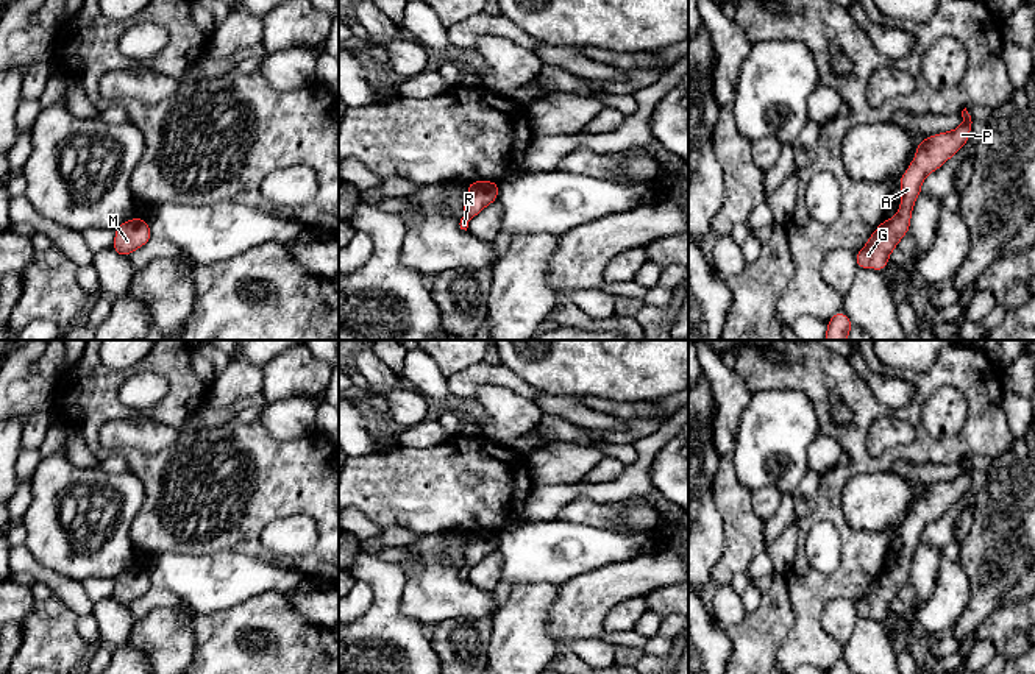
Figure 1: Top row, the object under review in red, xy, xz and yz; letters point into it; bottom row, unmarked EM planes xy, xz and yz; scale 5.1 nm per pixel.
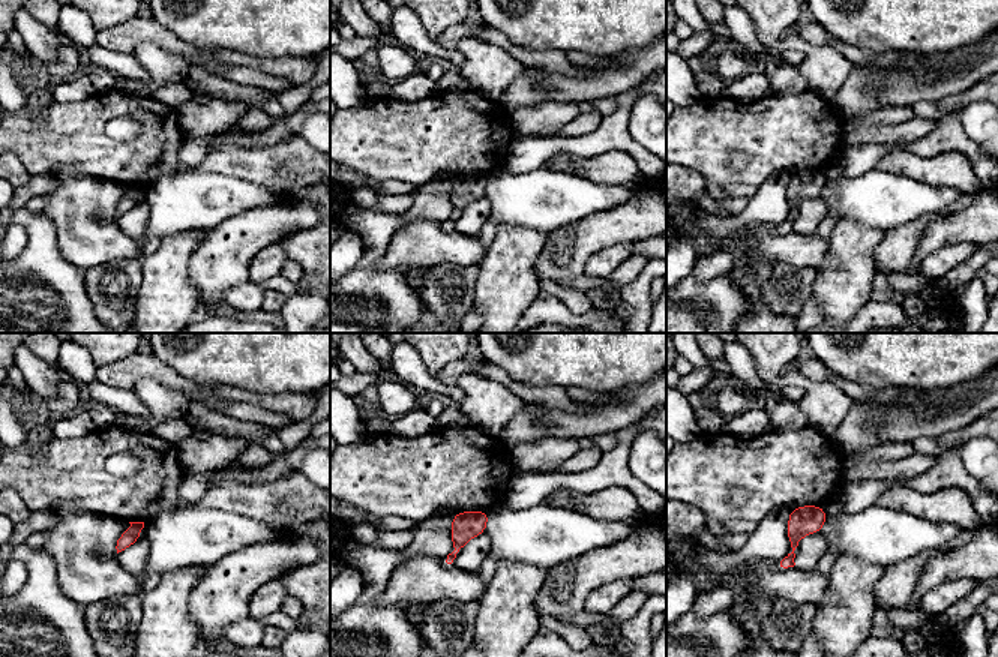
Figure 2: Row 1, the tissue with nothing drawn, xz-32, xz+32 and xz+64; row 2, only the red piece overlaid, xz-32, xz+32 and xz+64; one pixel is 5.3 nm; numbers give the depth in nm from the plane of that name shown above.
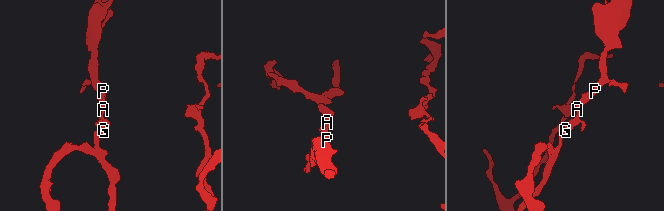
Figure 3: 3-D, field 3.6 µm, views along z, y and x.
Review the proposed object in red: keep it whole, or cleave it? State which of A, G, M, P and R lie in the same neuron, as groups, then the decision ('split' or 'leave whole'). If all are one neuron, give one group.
A G M P R | leave whole

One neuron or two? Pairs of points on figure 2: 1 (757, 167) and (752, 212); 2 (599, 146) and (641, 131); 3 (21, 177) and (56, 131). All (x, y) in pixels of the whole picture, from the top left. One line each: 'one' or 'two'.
1: two
2: two
3: two

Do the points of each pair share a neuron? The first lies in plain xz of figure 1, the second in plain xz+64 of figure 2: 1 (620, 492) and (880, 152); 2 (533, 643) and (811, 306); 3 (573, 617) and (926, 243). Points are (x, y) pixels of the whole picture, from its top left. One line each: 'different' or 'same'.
1: same
2: different
3: same

